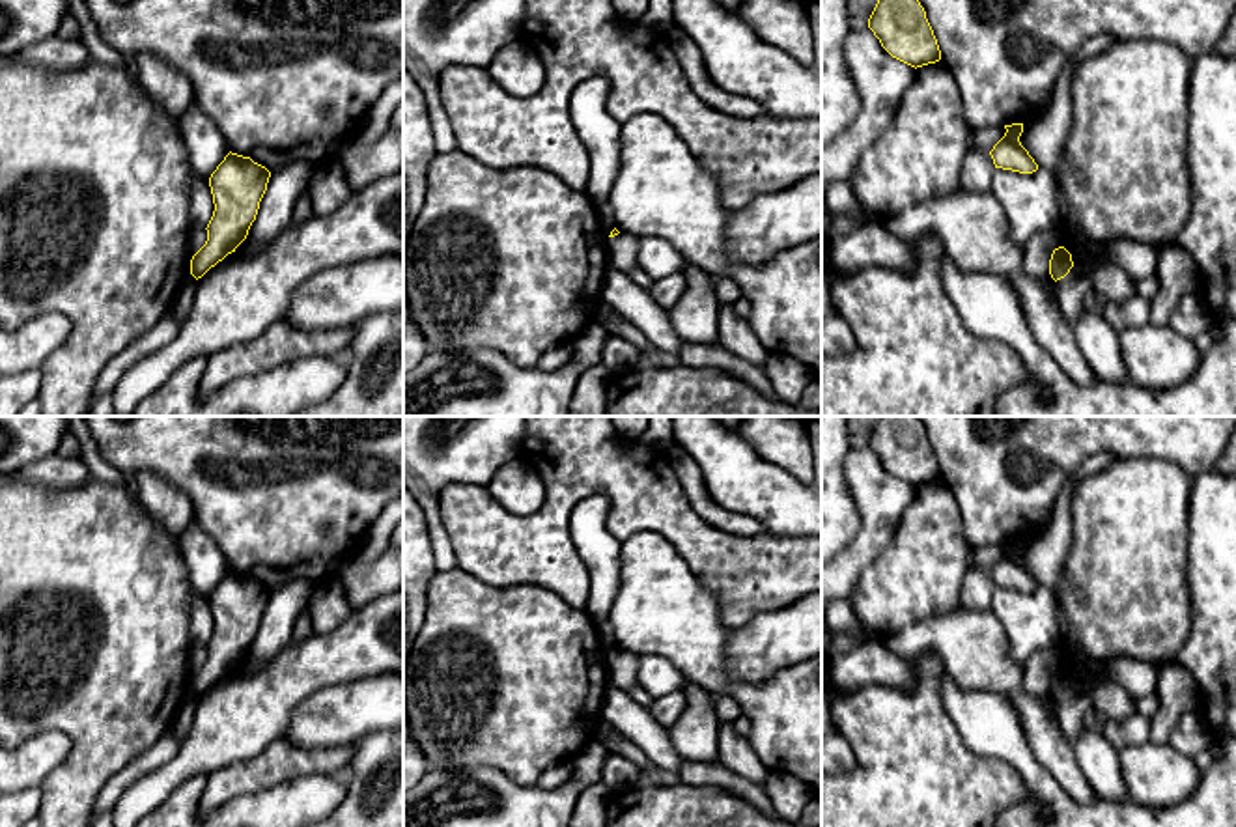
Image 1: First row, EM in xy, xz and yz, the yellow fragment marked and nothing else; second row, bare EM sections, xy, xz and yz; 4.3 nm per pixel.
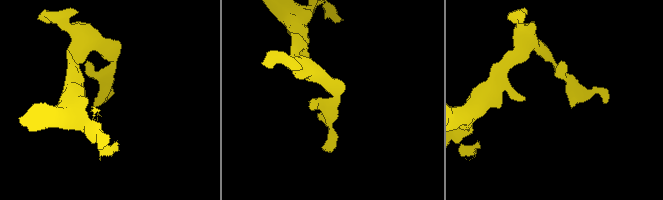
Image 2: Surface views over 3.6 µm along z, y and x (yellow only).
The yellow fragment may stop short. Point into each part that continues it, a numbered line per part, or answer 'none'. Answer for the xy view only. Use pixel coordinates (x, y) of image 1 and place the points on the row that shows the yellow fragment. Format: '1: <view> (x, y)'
none

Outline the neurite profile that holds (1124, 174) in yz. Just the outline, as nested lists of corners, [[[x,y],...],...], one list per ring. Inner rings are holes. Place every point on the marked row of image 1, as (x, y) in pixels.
[[[1130,39],[1115,41],[1102,54],[1083,60],[1070,84],[1072,95],[1072,127],[1062,151],[1060,174],[1053,175],[1059,194],[1060,222],[1059,228],[1064,235],[1064,226],[1074,224],[1081,235],[1102,245],[1105,250],[1117,239],[1131,239],[1154,246],[1167,246],[1176,243],[1189,209],[1191,209],[1191,177],[1187,170],[1187,86],[1189,86],[1191,58],[1171,43],[1156,39]]]

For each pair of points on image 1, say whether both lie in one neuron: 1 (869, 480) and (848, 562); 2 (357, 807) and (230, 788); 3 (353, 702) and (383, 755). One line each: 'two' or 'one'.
1: one
2: two
3: two

